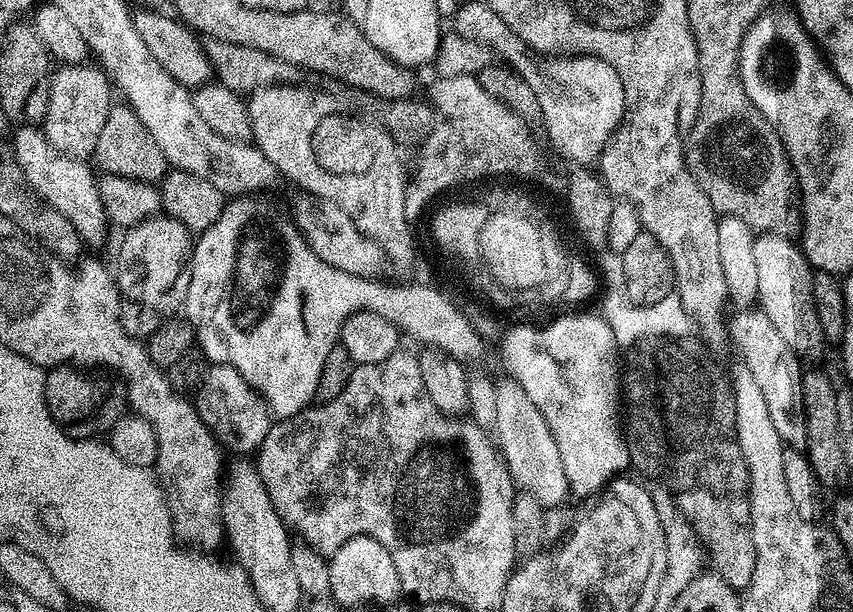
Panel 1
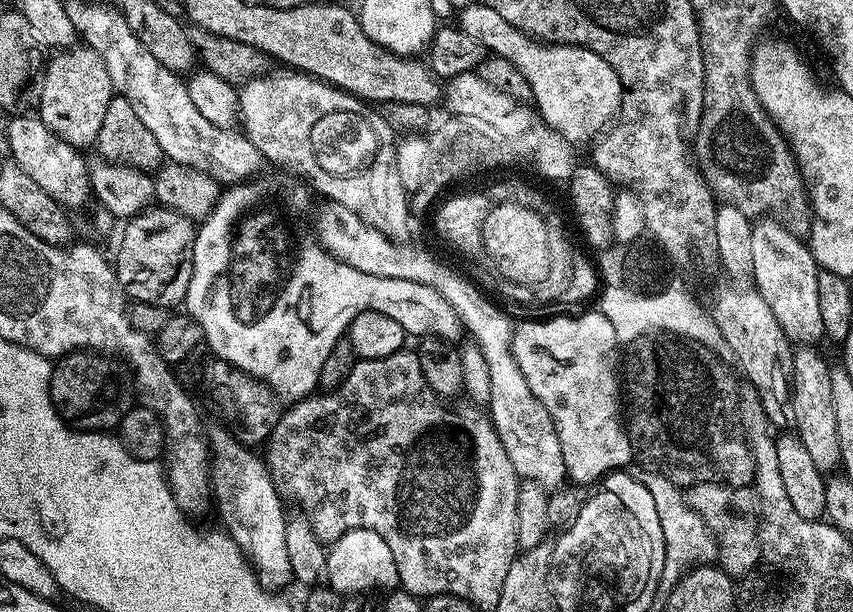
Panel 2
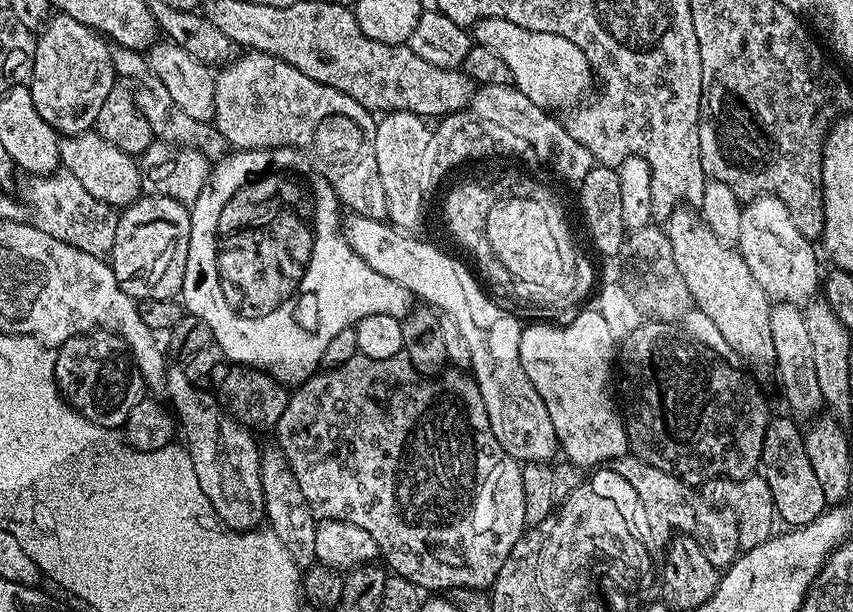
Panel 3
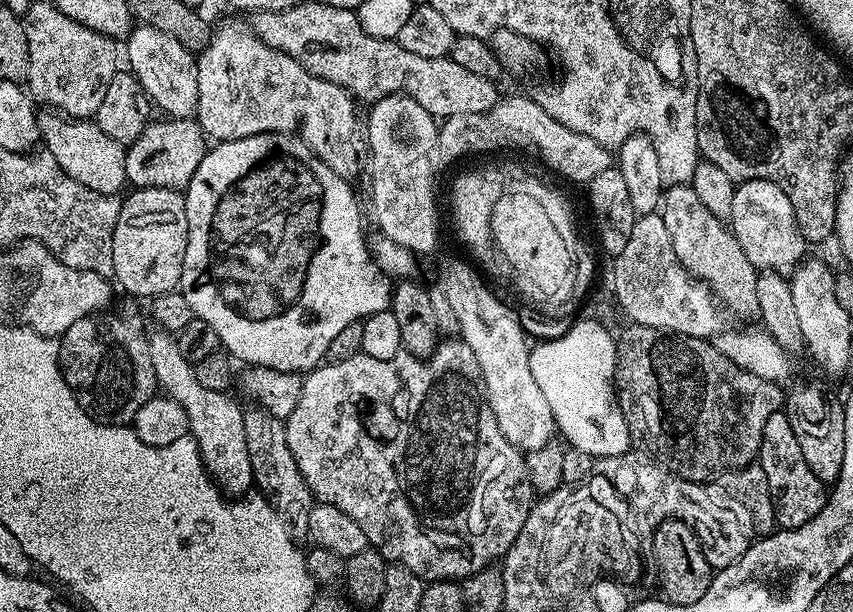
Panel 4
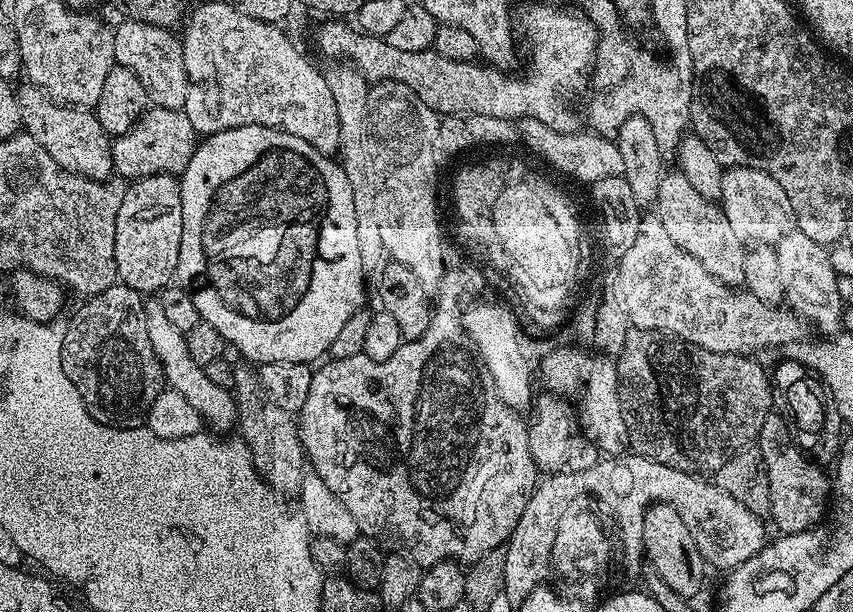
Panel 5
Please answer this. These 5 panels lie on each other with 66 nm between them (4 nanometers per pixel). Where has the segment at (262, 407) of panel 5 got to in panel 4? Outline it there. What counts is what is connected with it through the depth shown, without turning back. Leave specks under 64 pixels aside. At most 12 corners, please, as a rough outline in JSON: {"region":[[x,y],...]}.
{"region":[[244,408],[259,495],[307,537],[314,497],[284,421]]}

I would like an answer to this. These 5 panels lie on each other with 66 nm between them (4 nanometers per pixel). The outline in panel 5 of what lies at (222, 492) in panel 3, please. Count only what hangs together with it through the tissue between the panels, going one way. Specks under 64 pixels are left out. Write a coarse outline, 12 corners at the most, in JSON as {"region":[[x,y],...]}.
{"region":[[145,303],[146,334],[164,371],[213,433],[236,428],[231,391],[190,358],[186,333]]}

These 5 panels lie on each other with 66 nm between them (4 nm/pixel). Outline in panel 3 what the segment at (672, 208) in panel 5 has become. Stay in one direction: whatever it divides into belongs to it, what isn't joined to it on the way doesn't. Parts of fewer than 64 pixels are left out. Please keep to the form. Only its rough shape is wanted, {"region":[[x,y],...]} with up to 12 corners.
{"region":[[692,206],[666,217],[691,303],[775,365],[773,301]]}

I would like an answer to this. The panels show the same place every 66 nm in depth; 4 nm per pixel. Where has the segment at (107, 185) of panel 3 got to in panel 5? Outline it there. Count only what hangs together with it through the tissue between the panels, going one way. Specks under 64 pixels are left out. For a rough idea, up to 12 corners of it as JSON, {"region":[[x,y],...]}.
{"region":[[19,85],[23,131],[58,166],[101,182],[112,140],[95,111]]}

